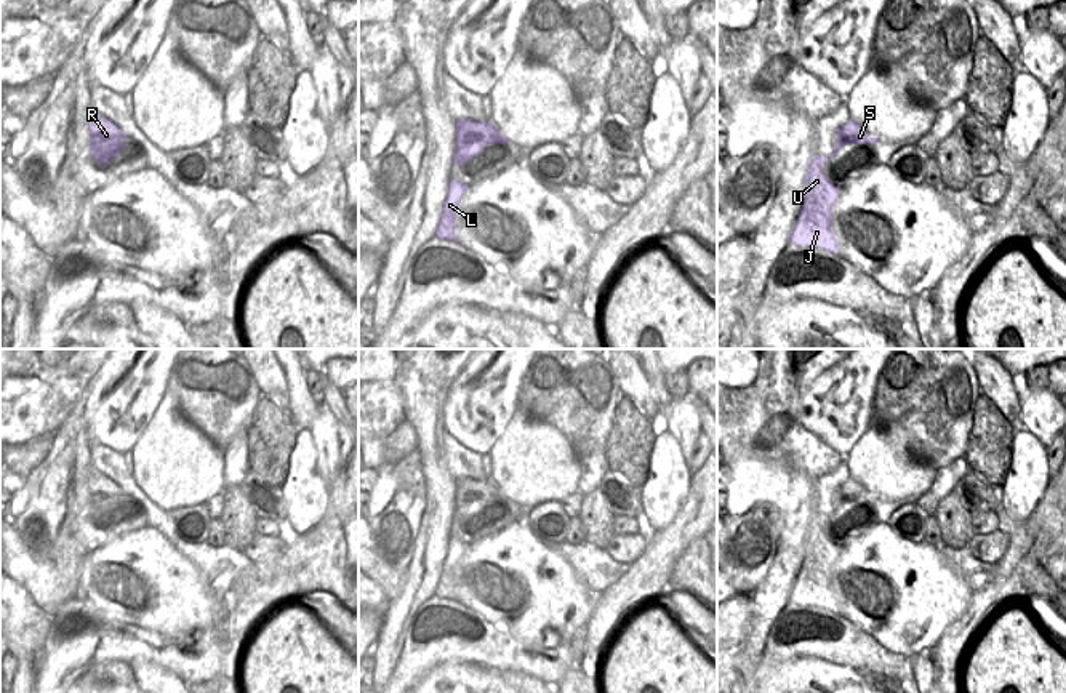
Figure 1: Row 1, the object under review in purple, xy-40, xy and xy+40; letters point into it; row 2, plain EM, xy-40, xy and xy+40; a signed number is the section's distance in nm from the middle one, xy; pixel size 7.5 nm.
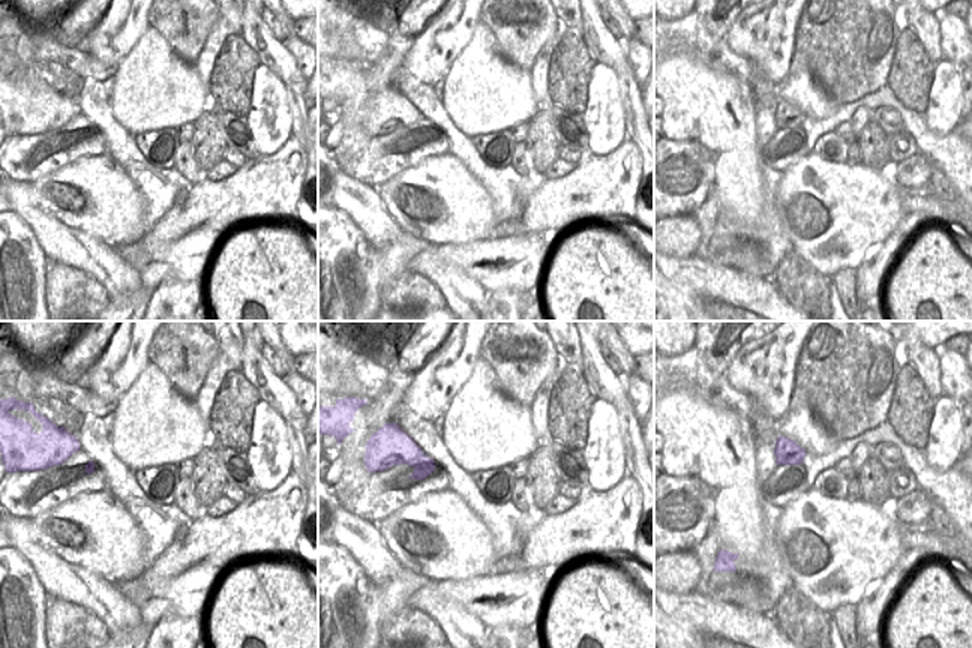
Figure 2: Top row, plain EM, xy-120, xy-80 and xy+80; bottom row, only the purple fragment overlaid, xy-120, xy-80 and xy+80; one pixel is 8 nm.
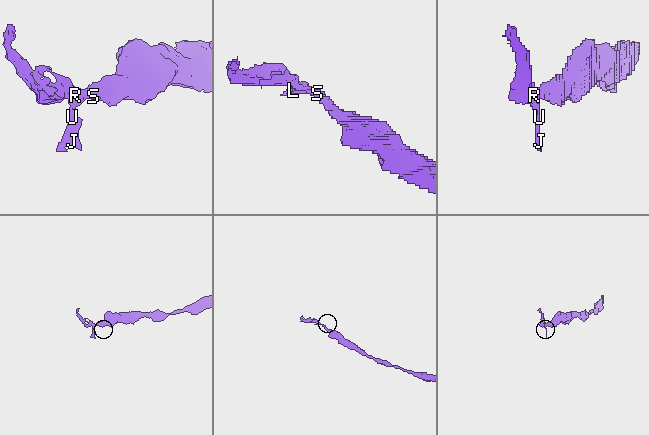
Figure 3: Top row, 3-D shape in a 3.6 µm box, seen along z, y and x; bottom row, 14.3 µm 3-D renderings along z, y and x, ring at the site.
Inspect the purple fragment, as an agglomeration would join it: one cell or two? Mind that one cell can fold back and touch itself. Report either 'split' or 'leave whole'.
leave whole

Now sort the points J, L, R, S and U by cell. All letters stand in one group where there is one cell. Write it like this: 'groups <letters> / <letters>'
groups J L R S U

